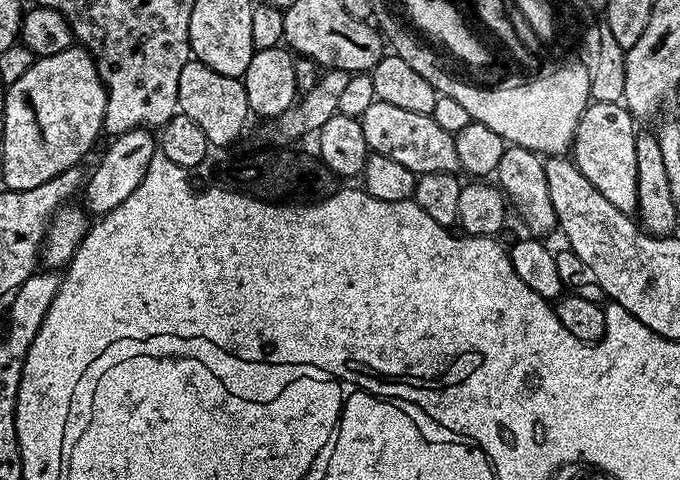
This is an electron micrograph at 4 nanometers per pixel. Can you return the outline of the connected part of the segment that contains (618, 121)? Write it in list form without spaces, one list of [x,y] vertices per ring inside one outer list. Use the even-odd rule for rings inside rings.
[[[589,103],[578,124],[574,145],[570,152],[574,163],[590,182],[607,198],[614,202],[618,210],[629,214],[637,211],[636,195],[638,194],[638,161],[634,158],[634,142],[638,131],[637,121],[631,112],[619,104]]]

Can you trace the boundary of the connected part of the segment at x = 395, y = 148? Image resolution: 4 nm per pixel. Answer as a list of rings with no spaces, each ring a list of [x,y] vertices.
[[[376,99],[370,102],[366,114],[359,116],[362,134],[366,134],[369,153],[384,158],[391,158],[406,166],[406,170],[421,176],[435,172],[459,173],[458,150],[454,150],[454,135],[442,130],[432,115],[414,114],[414,110],[406,110],[394,106],[391,102]]]

